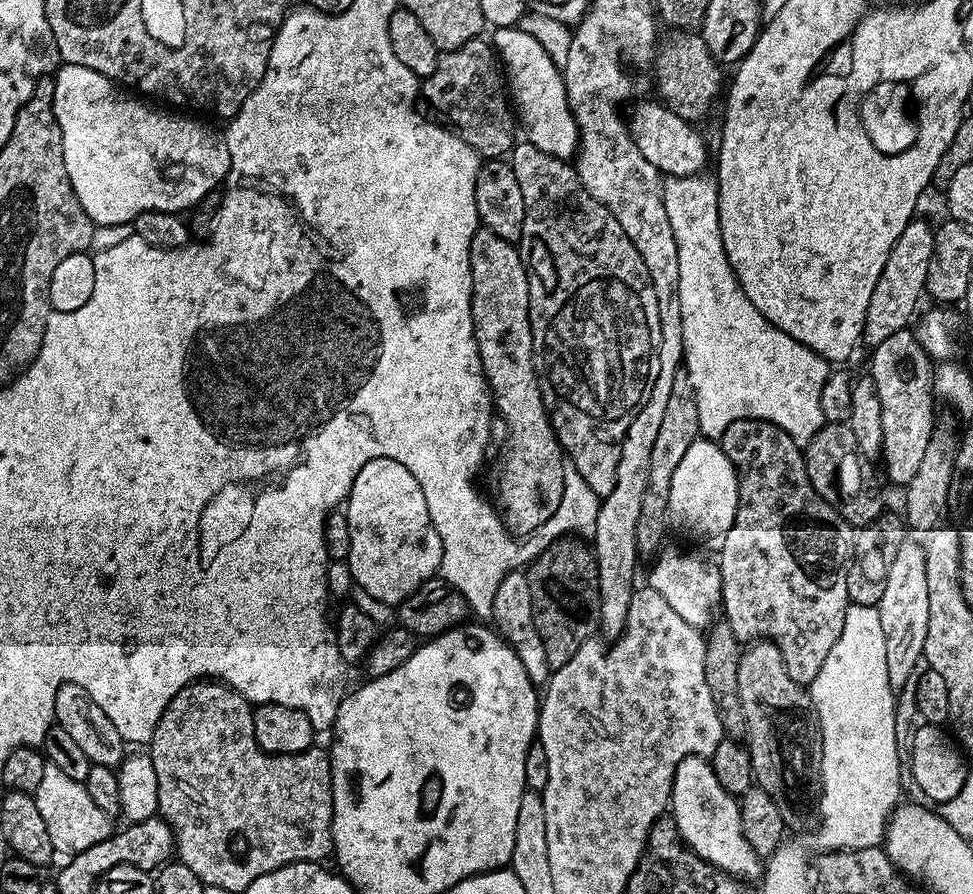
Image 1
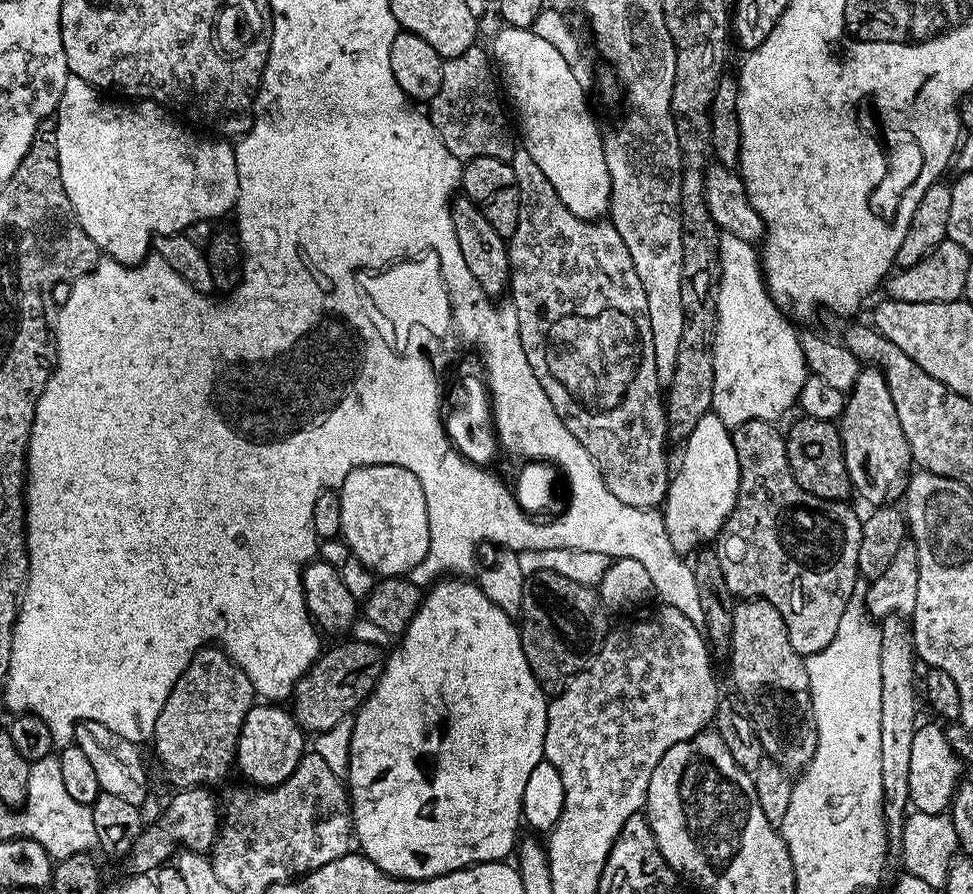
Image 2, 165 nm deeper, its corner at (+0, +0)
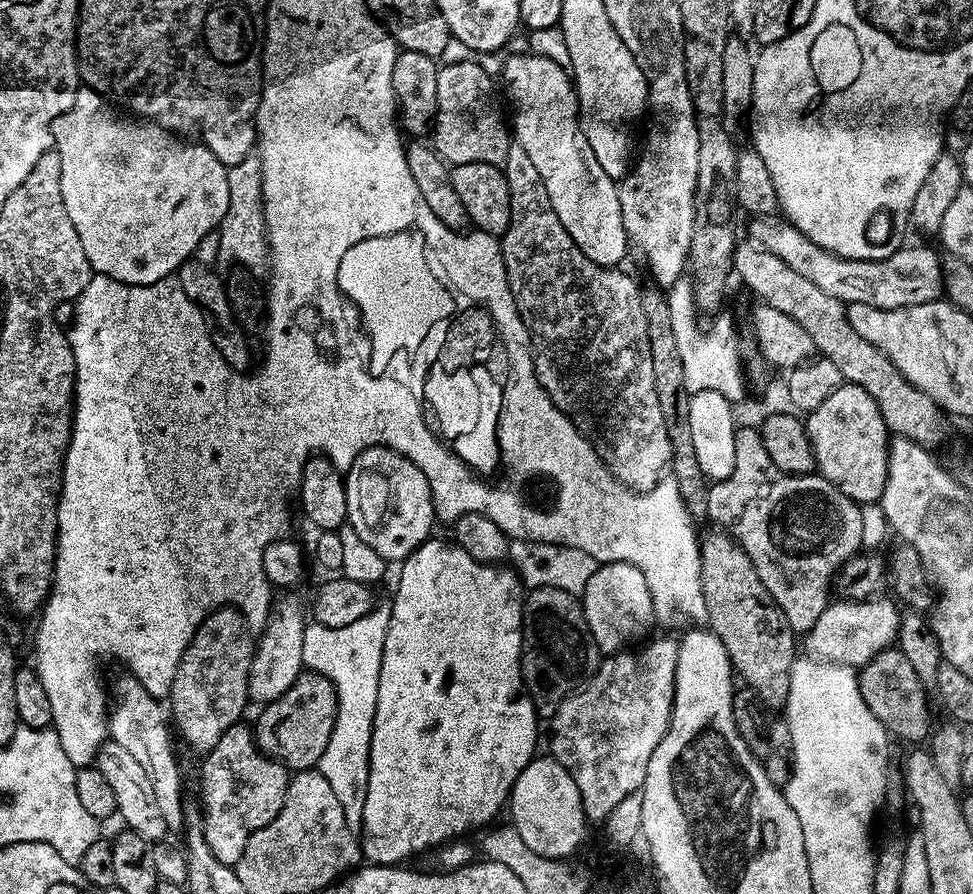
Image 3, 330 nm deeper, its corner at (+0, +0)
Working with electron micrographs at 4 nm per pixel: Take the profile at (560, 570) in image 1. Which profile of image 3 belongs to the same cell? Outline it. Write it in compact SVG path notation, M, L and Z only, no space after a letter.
M554 586L533 588L524 597L524 641L520 647L520 679L540 718L551 718L561 702L600 668L602 653L590 634L583 603L574 593Z

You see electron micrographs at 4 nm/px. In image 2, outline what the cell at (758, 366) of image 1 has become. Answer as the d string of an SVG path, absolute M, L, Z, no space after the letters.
M725 232L720 233L720 285L716 295L716 337L712 353L714 398L711 411L722 418L730 430L751 420L779 421L783 412L797 407L802 386L810 375L802 354L800 332L770 298L757 249Z

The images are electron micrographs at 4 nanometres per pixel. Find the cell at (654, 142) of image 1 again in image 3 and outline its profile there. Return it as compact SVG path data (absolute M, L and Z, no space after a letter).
M756 218L751 221L748 232L751 243L765 248L770 254L778 254L786 266L790 266L802 278L810 278L818 290L826 290L845 305L866 302L875 308L905 308L918 306L944 296L944 266L930 248L902 246L890 258L881 260L847 260L827 252L815 244L802 230L783 218Z

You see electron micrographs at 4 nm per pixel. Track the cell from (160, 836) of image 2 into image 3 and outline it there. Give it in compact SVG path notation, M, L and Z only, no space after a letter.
M244 722L230 726L203 760L200 796L204 799L202 819L206 846L214 850L218 862L234 866L242 858L250 834L278 818L286 802L290 772L280 761L260 751L253 729L249 725L247 728Z

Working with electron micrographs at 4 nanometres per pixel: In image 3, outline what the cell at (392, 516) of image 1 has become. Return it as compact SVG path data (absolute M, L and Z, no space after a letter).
M366 448L347 469L344 476L346 490L346 510L348 524L354 528L359 538L367 546L376 550L387 562L402 562L419 545L433 535L432 520L437 519L436 510L432 506L432 491L429 481L422 470L412 461L392 448Z

